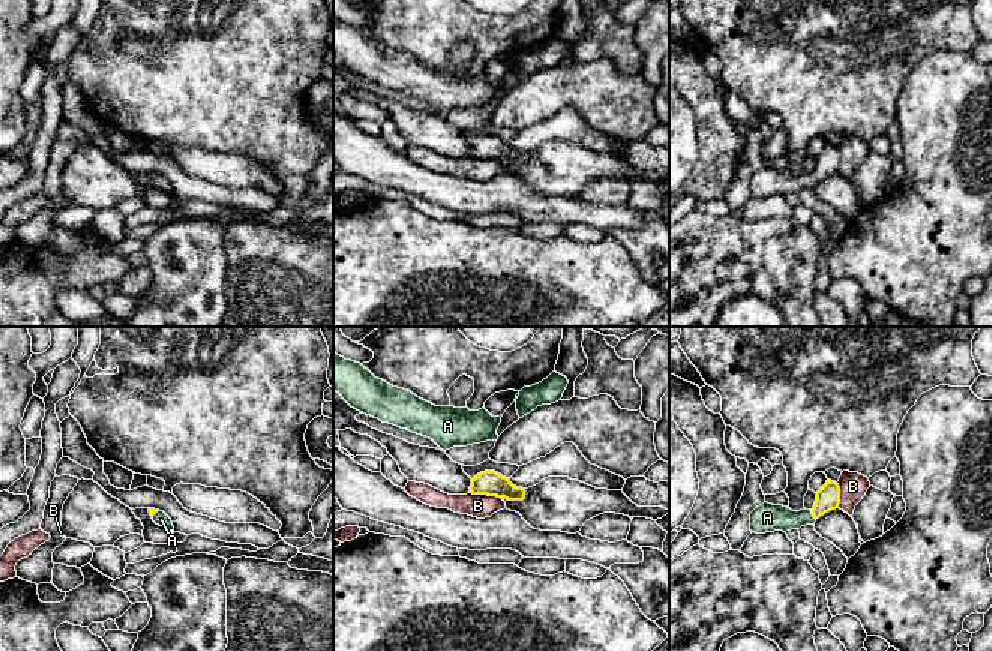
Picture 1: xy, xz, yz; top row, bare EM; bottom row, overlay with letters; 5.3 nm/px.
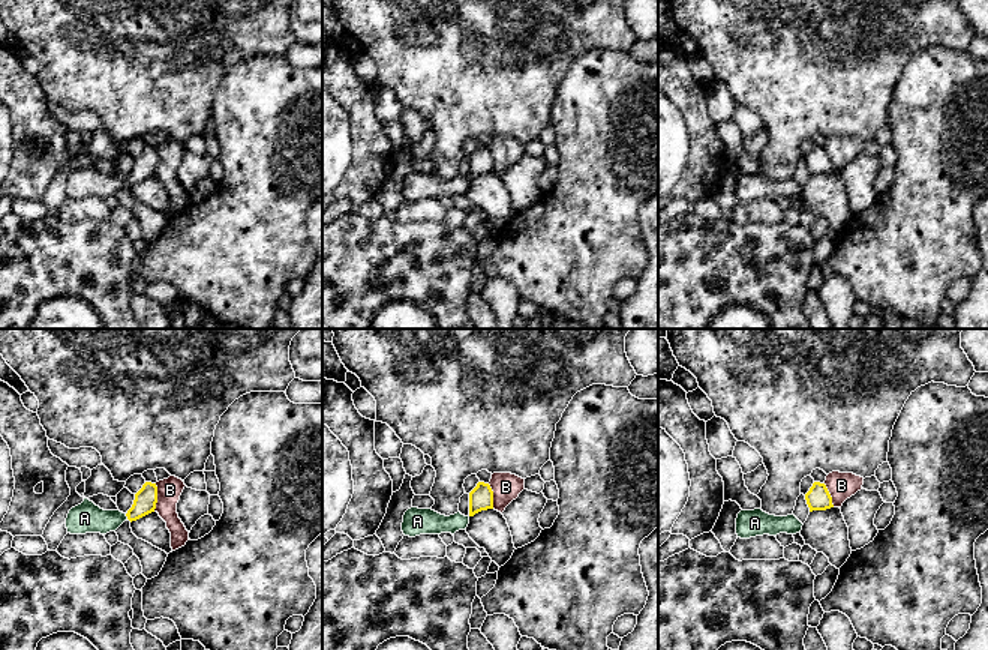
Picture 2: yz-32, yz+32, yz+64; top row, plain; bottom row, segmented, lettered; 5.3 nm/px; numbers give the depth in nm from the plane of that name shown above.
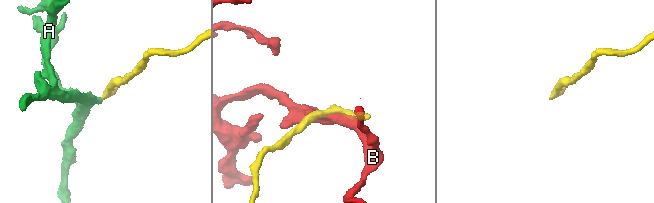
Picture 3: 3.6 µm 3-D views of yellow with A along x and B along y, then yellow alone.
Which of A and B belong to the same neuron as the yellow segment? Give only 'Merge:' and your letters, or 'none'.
Merge: A

